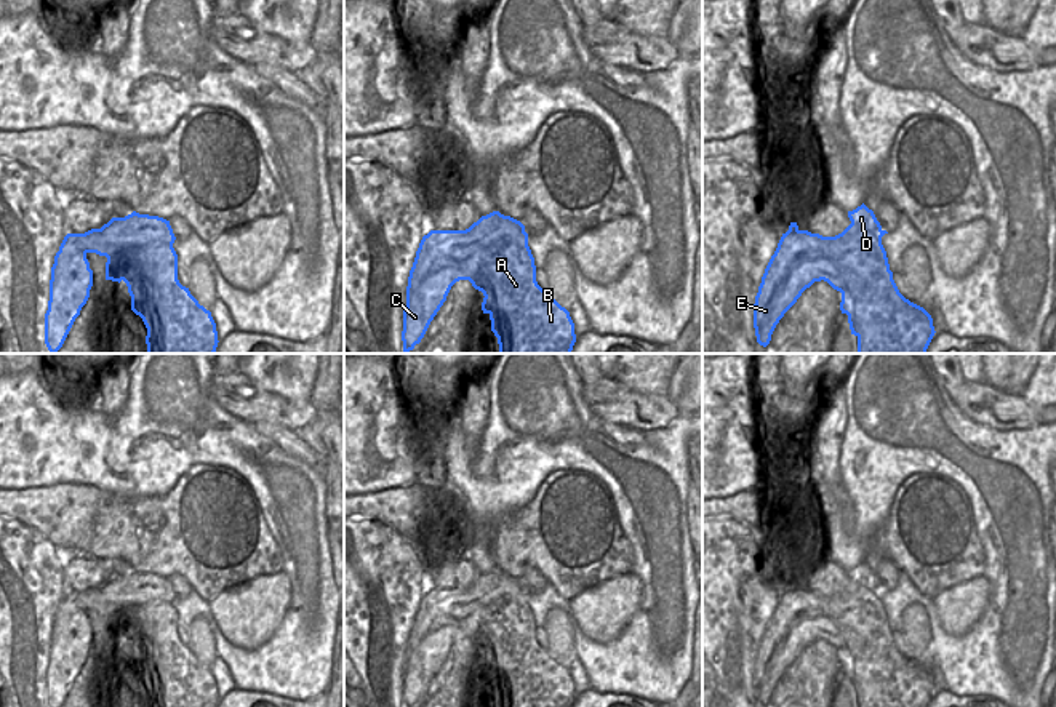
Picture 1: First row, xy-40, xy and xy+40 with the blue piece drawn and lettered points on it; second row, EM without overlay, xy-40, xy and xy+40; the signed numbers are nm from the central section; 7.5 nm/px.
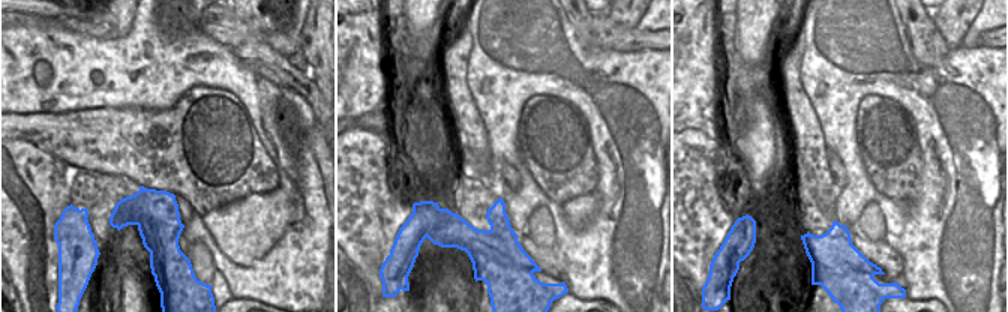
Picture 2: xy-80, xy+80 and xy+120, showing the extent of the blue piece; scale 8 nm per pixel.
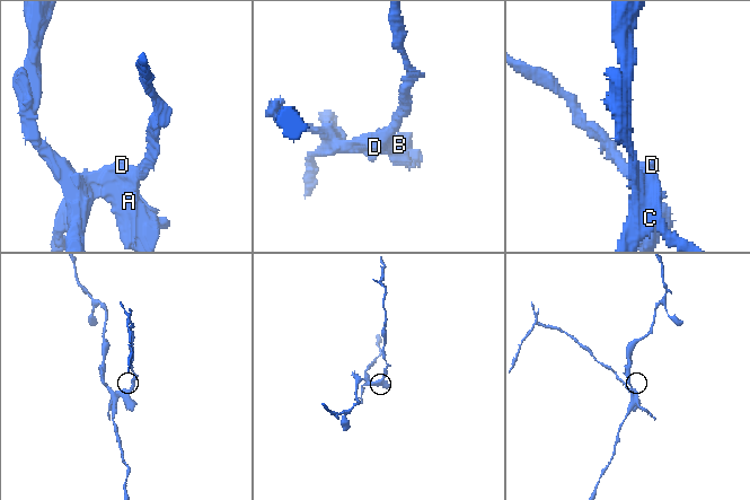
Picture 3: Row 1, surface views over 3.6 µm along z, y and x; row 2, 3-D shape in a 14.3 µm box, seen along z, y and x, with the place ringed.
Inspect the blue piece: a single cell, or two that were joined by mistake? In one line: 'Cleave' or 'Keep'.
Cleave

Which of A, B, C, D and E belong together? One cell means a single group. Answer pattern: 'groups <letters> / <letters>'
groups A B D E / C

